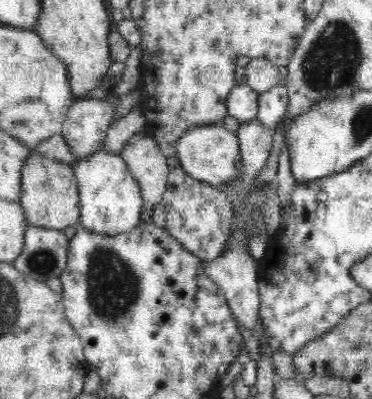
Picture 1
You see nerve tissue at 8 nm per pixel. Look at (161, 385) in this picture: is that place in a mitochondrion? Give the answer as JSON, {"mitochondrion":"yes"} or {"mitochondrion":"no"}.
{"mitochondrion":"no"}

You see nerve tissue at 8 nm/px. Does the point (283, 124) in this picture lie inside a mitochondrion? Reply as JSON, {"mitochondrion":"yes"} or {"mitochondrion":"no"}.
{"mitochondrion":"no"}

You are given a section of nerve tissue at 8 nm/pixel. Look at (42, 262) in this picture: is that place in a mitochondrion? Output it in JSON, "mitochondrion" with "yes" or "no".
{"mitochondrion":"yes"}

